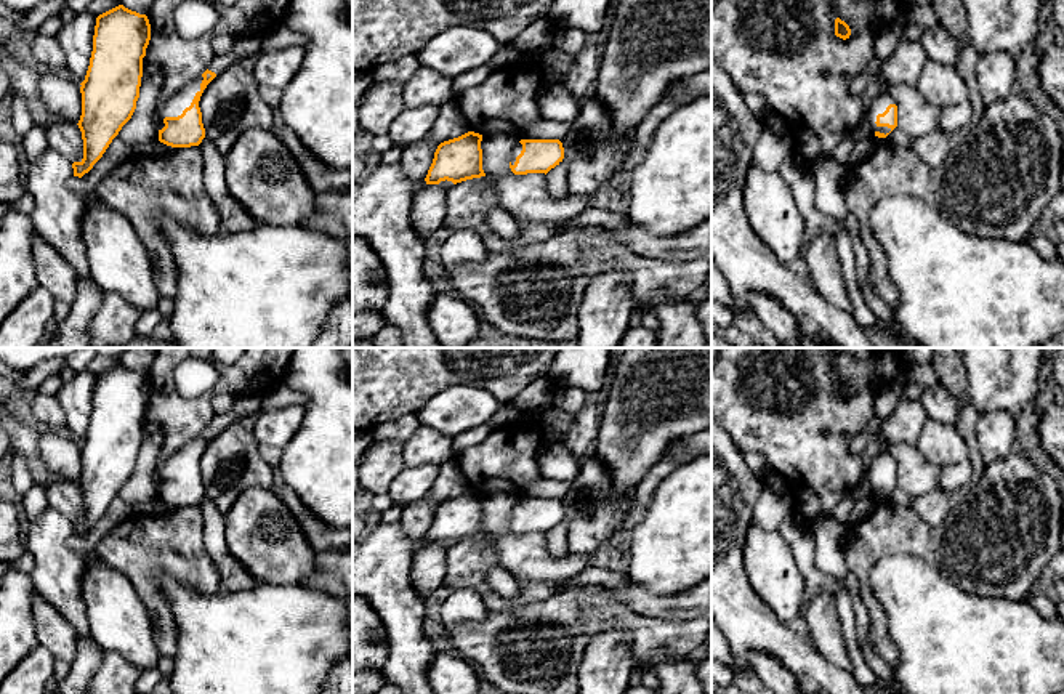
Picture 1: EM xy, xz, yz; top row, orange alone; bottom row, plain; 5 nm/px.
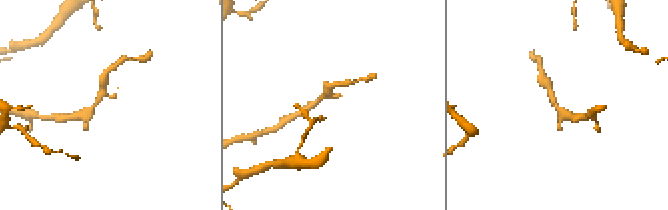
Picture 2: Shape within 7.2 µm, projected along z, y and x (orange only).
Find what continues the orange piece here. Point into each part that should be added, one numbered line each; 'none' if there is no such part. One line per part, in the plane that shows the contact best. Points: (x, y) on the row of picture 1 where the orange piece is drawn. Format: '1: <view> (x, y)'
1: xy (172, 108)

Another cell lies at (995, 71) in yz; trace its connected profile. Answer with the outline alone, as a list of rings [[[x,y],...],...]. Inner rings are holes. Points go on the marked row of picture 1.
[[[993,51],[981,56],[976,66],[979,93],[985,107],[1003,101],[1013,93],[1016,74],[1016,54]]]

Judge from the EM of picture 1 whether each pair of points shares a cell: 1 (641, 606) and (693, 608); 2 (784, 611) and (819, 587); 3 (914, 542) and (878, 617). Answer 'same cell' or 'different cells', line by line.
1: same cell
2: different cells
3: same cell

